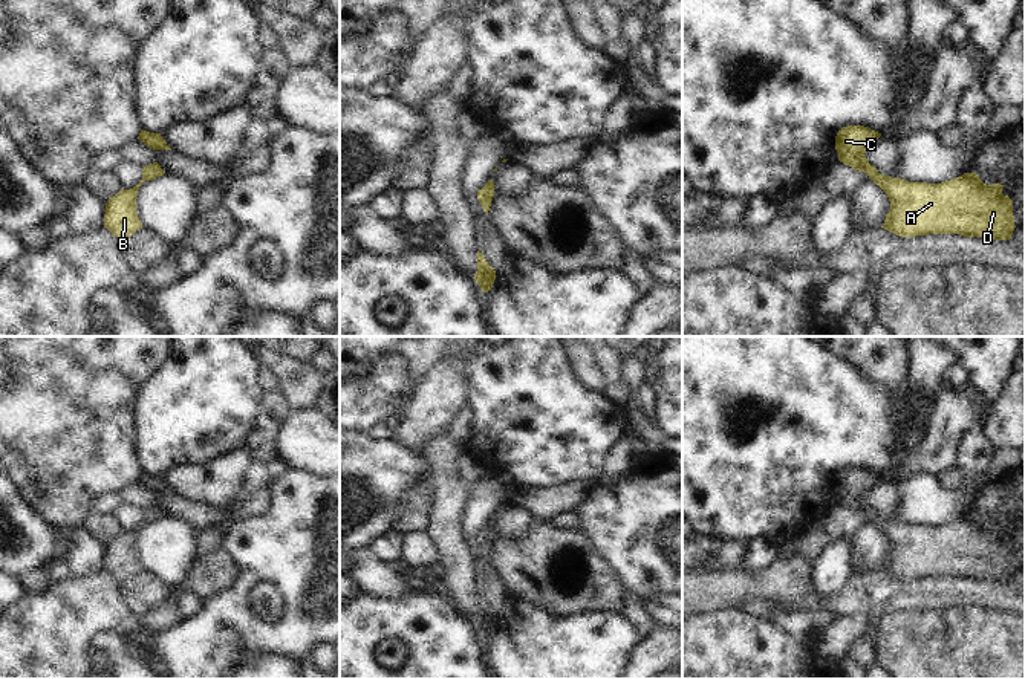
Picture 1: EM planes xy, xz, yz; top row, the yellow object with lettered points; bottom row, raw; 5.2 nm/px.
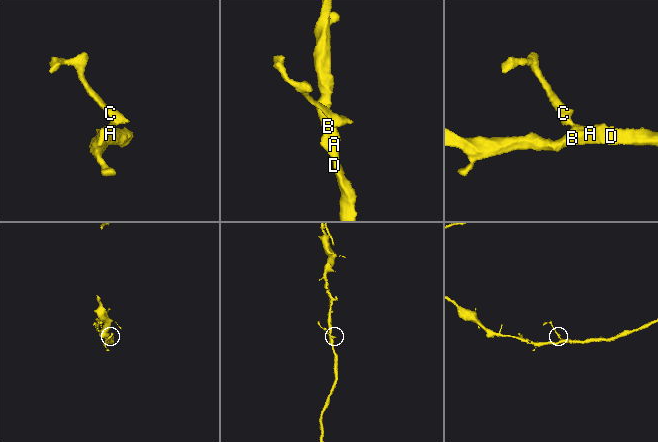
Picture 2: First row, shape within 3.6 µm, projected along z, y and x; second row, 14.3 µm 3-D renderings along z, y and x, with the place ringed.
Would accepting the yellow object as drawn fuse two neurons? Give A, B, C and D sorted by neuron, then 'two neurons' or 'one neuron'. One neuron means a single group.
groups A B C D; one neuron

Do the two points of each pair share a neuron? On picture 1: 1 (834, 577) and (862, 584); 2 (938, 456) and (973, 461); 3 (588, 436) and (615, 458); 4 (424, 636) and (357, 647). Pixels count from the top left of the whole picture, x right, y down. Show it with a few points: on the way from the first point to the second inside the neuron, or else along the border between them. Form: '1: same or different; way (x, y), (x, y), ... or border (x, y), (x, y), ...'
1: different; border (852, 572), (831, 598), (814, 591)
2: different; border (978, 428), (969, 430), (963, 436), (955, 465)
3: different; border (628, 427), (611, 448), (595, 480)
4: same; way (407, 629), (374, 630)

